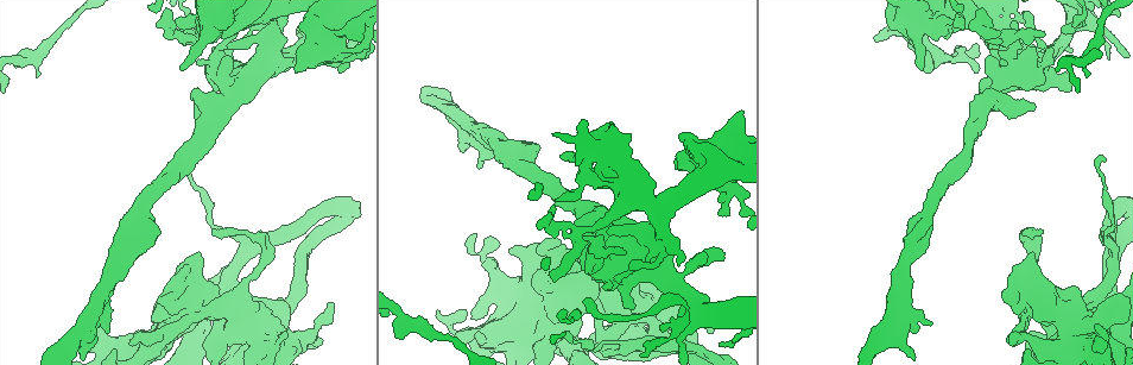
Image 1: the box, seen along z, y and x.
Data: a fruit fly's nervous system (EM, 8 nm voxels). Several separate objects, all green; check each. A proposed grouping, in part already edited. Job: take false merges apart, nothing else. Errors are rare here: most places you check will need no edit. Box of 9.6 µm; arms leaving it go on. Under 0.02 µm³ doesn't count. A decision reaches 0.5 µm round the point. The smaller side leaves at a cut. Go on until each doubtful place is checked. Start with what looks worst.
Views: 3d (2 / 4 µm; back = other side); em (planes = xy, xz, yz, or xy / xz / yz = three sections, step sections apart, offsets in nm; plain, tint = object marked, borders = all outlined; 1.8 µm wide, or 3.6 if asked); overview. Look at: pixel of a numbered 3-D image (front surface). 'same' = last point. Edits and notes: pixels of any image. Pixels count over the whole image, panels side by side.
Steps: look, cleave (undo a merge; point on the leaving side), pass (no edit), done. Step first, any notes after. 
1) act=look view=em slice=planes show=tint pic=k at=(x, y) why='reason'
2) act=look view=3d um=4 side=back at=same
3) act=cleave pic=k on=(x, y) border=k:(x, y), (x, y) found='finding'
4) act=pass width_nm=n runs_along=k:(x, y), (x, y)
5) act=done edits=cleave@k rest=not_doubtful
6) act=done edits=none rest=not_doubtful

act=look view=em um=3.6 slice=planes show=tint pic=1 at=(1086, 322) why='sharp bend'

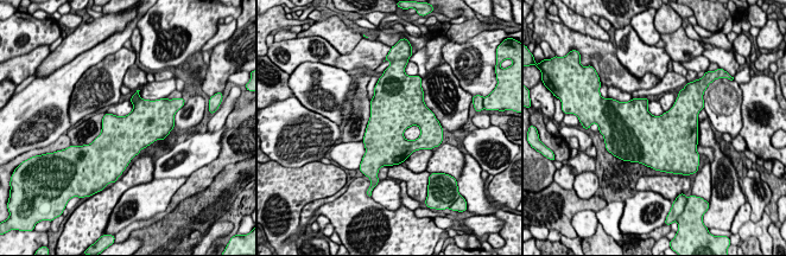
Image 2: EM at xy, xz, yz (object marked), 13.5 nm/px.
act=pass width_nm=500 found='continuous, no second neuron'

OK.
act=look view=3d um=4 pic=1 at=(274, 58) why='four or more arms meet'

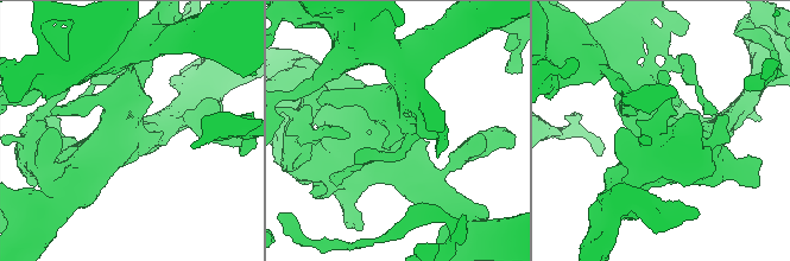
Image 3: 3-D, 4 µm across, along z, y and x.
act=look view=em um=3.6 slice=xy step=8 show=tint pic=3 at=(132, 129)

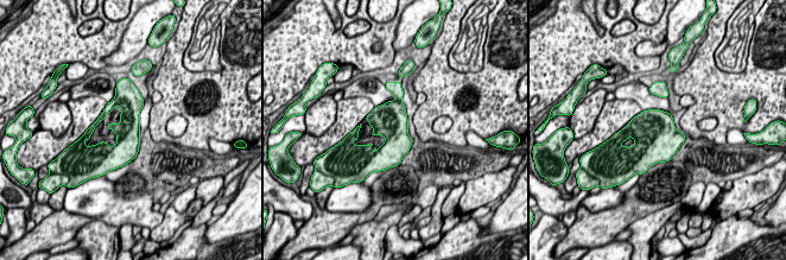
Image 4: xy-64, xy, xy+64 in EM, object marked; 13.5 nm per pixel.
act=look view=em um=3.6 slice=planes show=tint at=same why='cut it another way'

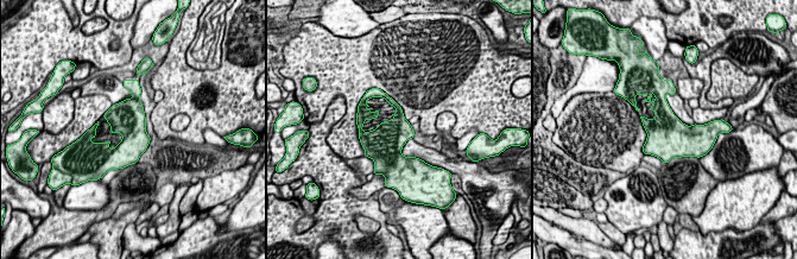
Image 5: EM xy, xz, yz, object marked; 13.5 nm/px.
act=pass width_nm=420 found='continuous, no second neuron'

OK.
act=look view=em slice=planes show=tint pic=1 at=(283, 20)

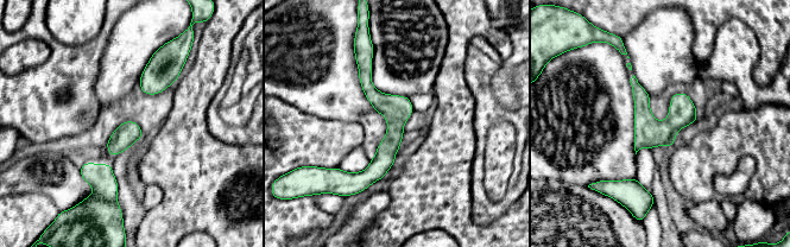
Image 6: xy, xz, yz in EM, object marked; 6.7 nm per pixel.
act=pass width_nm=160 runs_along=6:(360, 63), (393, 114), (364, 185) found='all the same neuron'

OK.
act=look view=em um=3.6 slice=xz step=16 show=tint pic=1 at=(647, 306) why='thick turns thin'

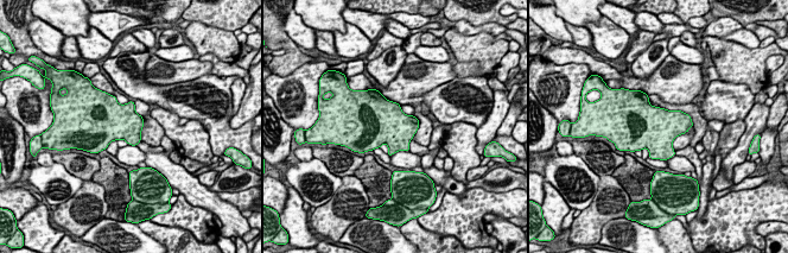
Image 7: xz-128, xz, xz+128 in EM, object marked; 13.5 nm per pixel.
act=look view=em um=3.6 slice=xy step=8 show=tint at=same

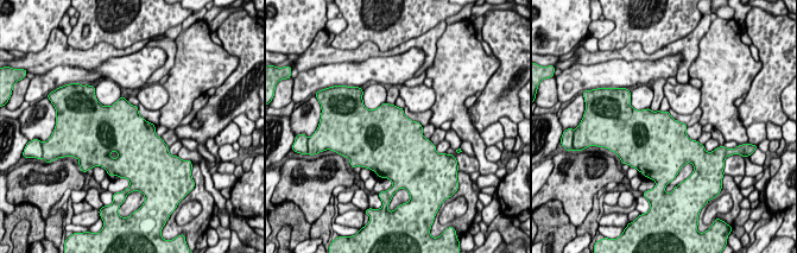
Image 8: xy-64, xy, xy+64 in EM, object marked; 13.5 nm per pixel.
act=pass found='one neuron here'

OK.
act=look view=em um=3.6 slice=yz step=4 show=plain pic=1 at=(642, 336) why='sudden change in width'

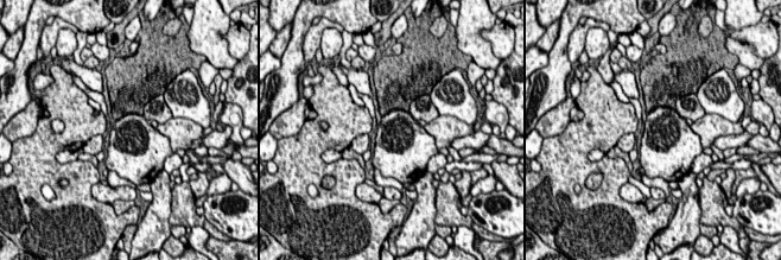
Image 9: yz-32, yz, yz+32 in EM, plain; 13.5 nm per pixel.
act=look view=em um=3.6 slice=yz step=4 show=tint at=same

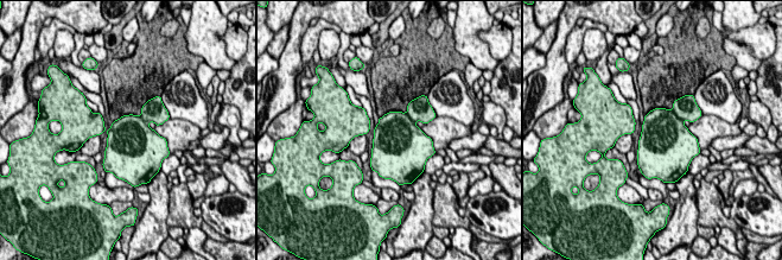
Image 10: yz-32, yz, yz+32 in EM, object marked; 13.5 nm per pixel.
act=pass found='all the same neuron'

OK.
act=look view=3d um=4 pic=1 at=(591, 176) why='sudden change in width'

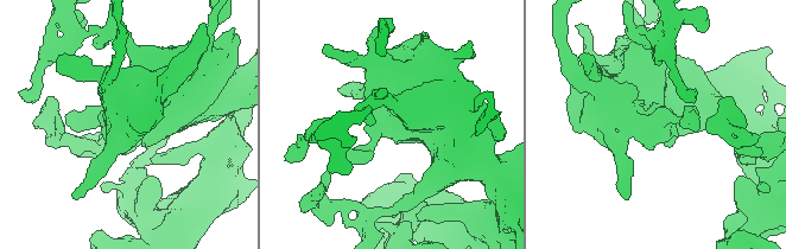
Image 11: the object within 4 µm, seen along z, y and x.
act=look view=em slice=planes show=borders pic=11 at=(660, 126)

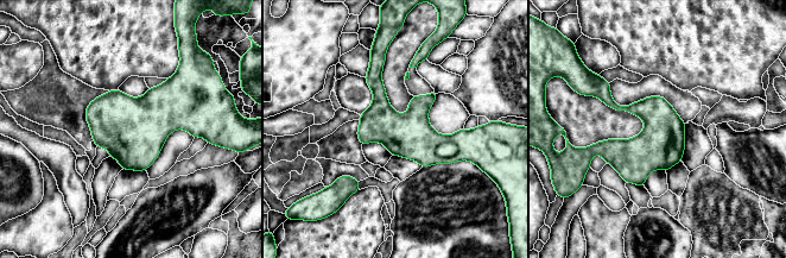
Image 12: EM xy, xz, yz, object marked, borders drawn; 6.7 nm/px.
act=pass width_nm=300 runs_along=12:(372, 65), (380, 106), (410, 136), (467, 138) found='one neuron here'

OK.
act=look view=3d um=4 pic=1 at=(192, 308) why='thick turns thin'

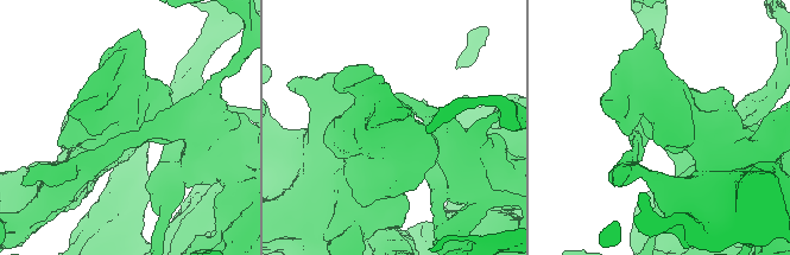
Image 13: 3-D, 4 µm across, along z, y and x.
act=look view=em um=3.6 slice=planes show=tint pic=13 at=(388, 133)

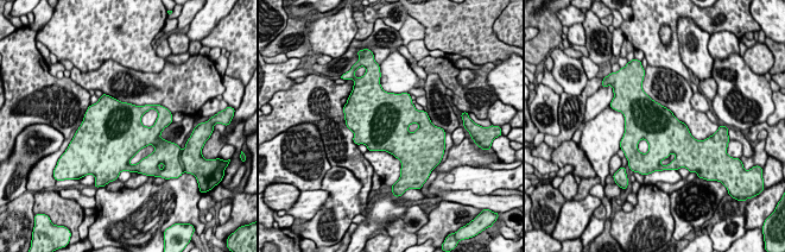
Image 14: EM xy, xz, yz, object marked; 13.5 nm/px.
act=pass found='all the same neuron'

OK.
act=done edits=none rest=not_doubtful

